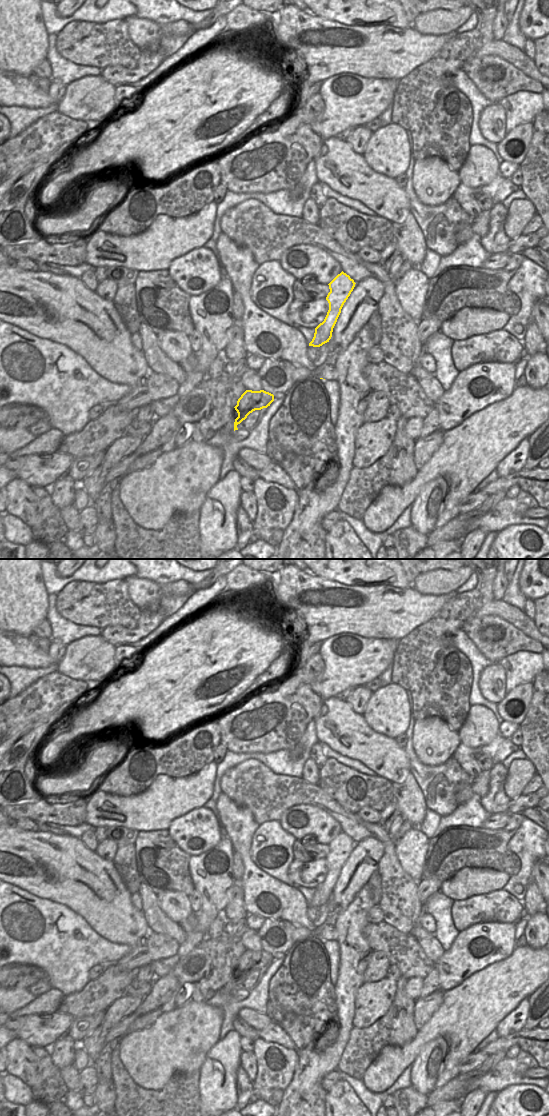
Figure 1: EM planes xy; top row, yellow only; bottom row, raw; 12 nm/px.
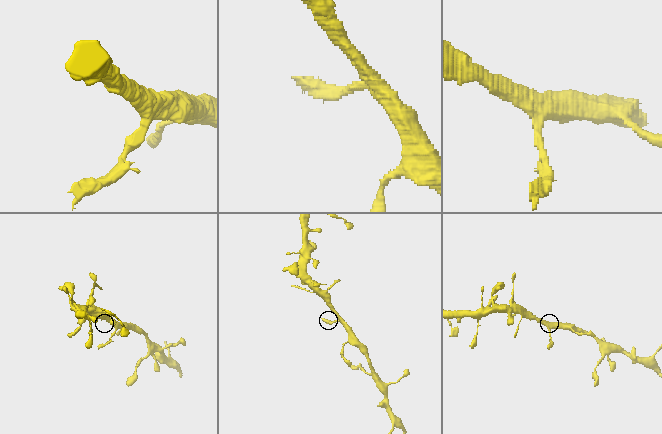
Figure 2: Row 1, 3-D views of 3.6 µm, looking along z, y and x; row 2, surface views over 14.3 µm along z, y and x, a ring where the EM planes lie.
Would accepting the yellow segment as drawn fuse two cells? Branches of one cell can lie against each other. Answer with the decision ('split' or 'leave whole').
split

